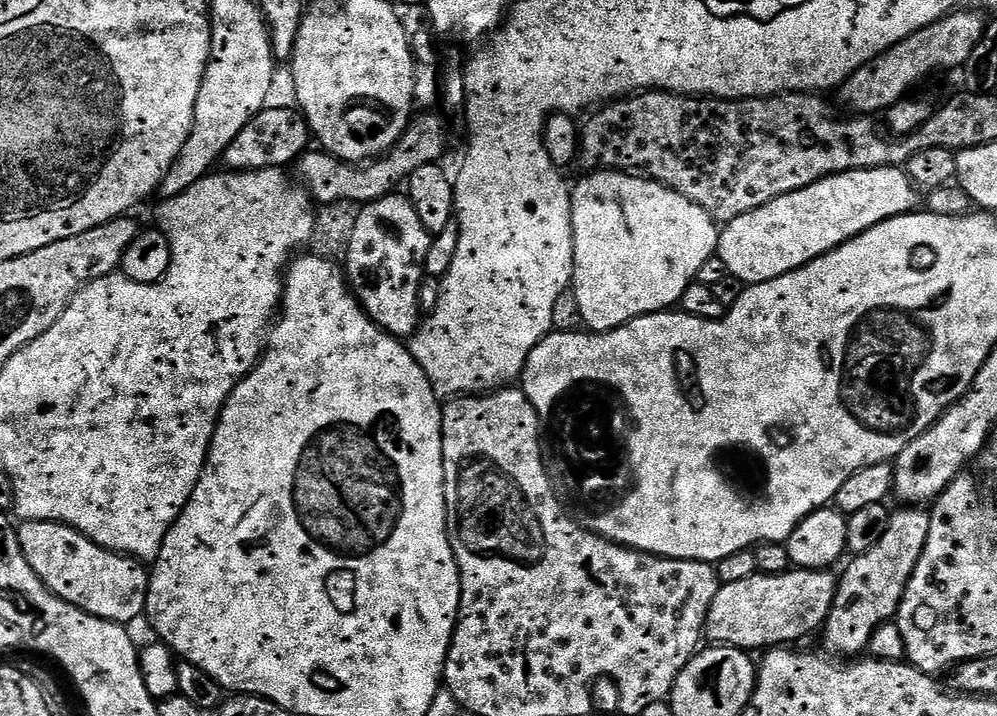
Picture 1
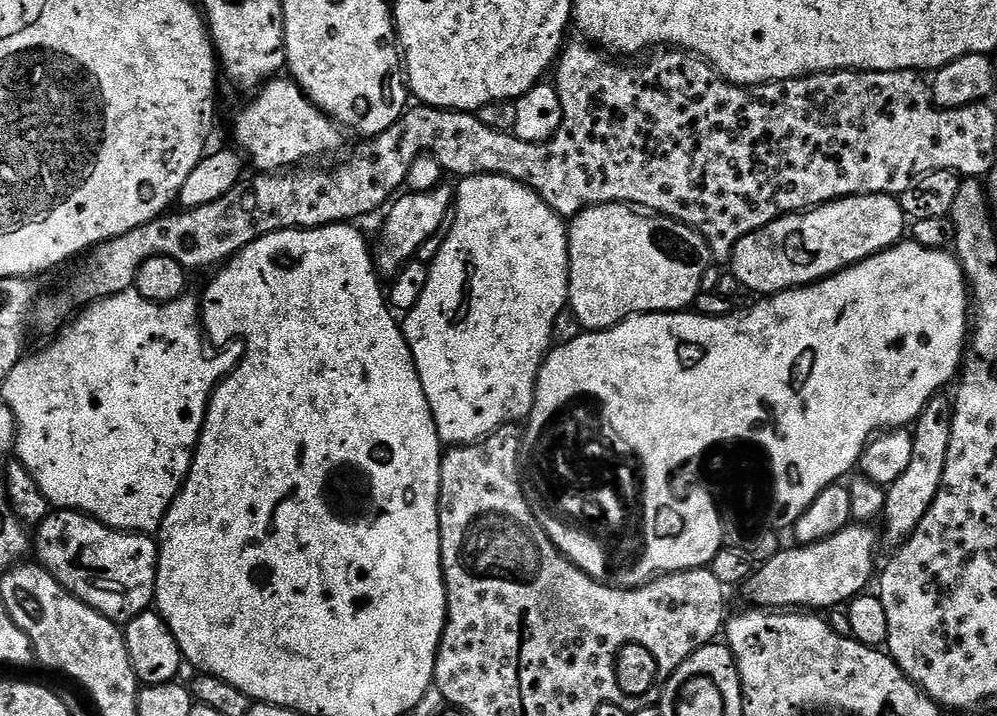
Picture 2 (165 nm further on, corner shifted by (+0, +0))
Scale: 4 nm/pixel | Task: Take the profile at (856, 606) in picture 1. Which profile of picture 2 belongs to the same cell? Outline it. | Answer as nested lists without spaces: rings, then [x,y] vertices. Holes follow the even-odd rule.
[[[937,394],[914,421],[914,427],[911,429],[914,454],[910,457],[910,466],[906,466],[898,482],[889,484],[886,488],[888,497],[882,517],[882,544],[883,547],[885,544],[888,550],[901,548],[907,542],[918,522],[922,522],[926,510],[932,505],[942,486],[942,474],[946,470],[946,450],[950,446],[952,405],[953,401],[949,397],[947,400],[944,394]]]

